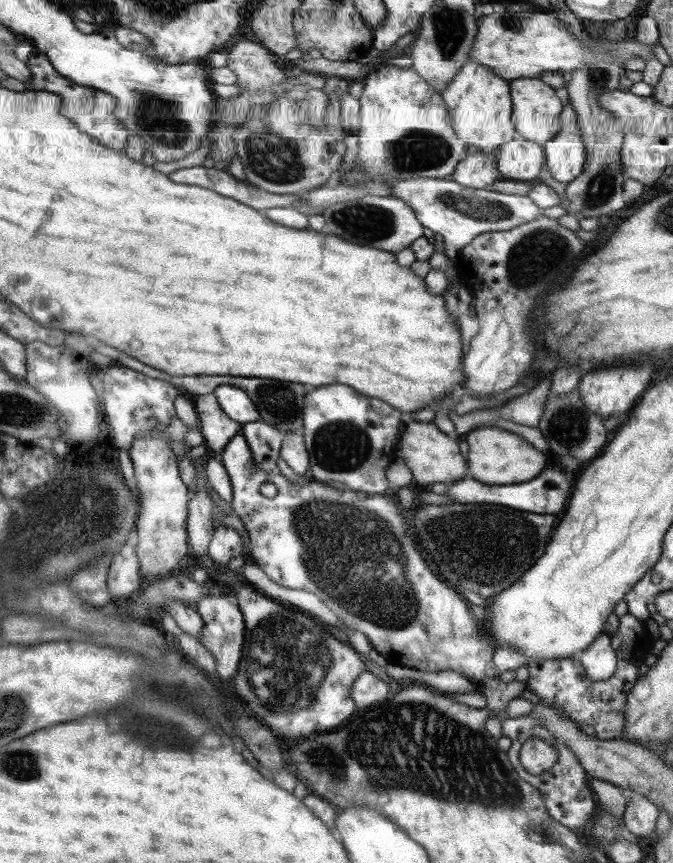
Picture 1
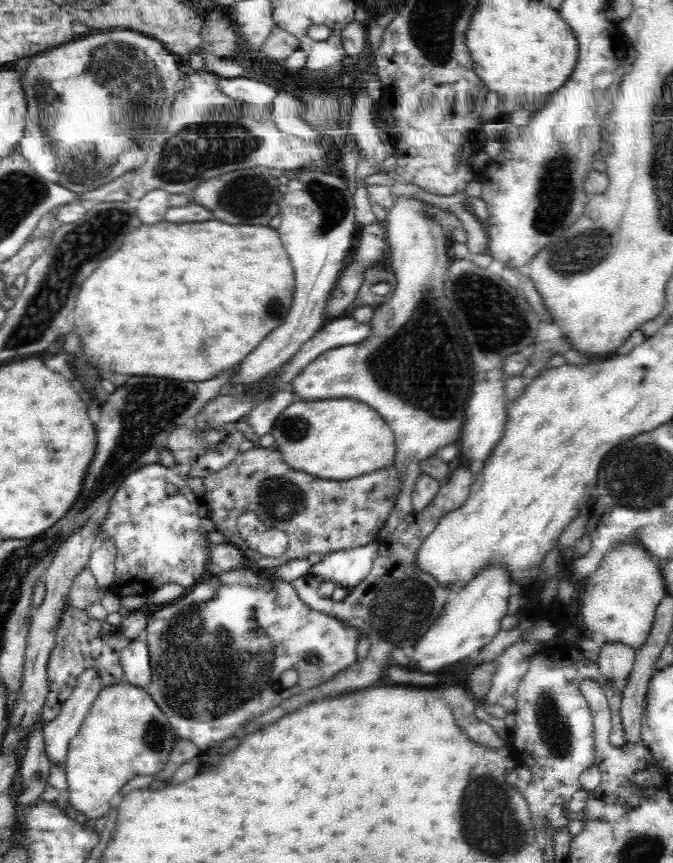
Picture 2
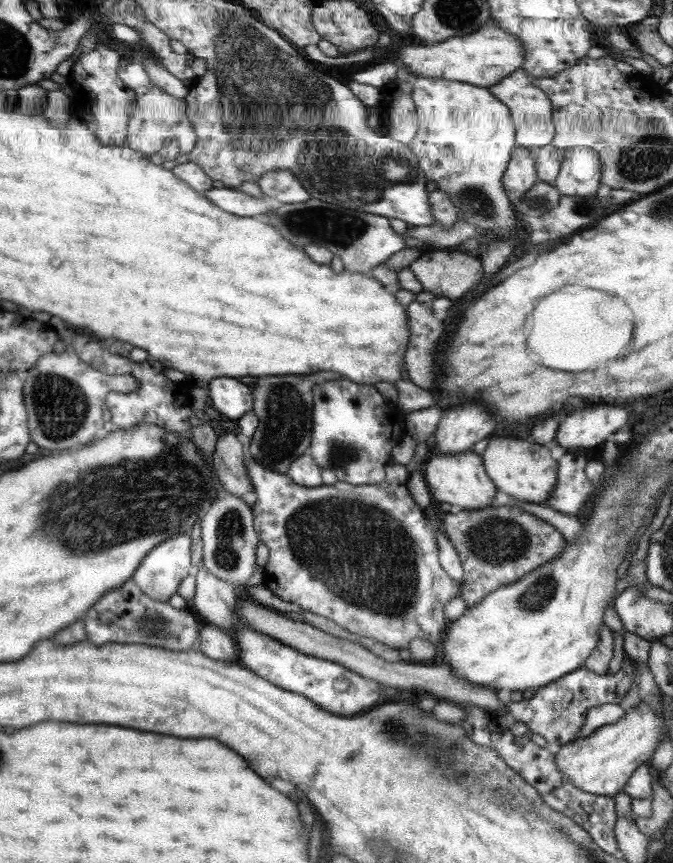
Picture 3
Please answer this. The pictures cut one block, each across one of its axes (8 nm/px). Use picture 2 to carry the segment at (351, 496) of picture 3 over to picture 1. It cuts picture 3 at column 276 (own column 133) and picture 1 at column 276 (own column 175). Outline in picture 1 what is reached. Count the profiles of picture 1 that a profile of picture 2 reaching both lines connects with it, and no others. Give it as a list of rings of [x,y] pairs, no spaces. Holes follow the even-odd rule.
[[[239,432],[236,436],[230,438],[230,442],[224,446],[224,452],[220,454],[219,459],[222,461],[224,467],[226,467],[228,476],[230,477],[233,488],[233,499],[231,500],[231,507],[234,512],[240,516],[248,534],[250,536],[250,542],[252,545],[252,560],[258,565],[269,577],[270,580],[286,586],[286,588],[296,588],[296,590],[307,590],[316,594],[320,600],[330,608],[334,610],[334,614],[348,626],[348,628],[361,632],[366,635],[366,638],[372,643],[373,650],[378,650],[386,660],[388,664],[394,664],[394,666],[406,666],[406,668],[416,668],[416,670],[424,670],[428,672],[440,672],[441,670],[454,670],[454,672],[460,673],[462,677],[466,677],[469,681],[480,685],[479,681],[490,677],[499,678],[500,672],[494,668],[494,662],[492,657],[494,656],[496,648],[490,646],[490,642],[480,636],[482,630],[474,624],[472,620],[472,614],[469,610],[470,603],[462,597],[460,591],[450,587],[444,580],[440,580],[438,576],[432,574],[431,564],[426,562],[420,554],[420,550],[416,548],[418,542],[416,538],[412,540],[408,534],[410,534],[410,528],[404,516],[405,511],[400,509],[400,504],[396,502],[393,493],[386,494],[372,494],[365,493],[352,489],[336,489],[329,484],[319,483],[318,481],[306,478],[303,482],[296,483],[290,481],[290,479],[281,475],[279,471],[264,471],[260,469],[254,459],[252,459],[252,451],[244,438],[244,435]],[[264,482],[273,482],[277,486],[277,494],[273,498],[267,498],[260,493],[260,486]]]

